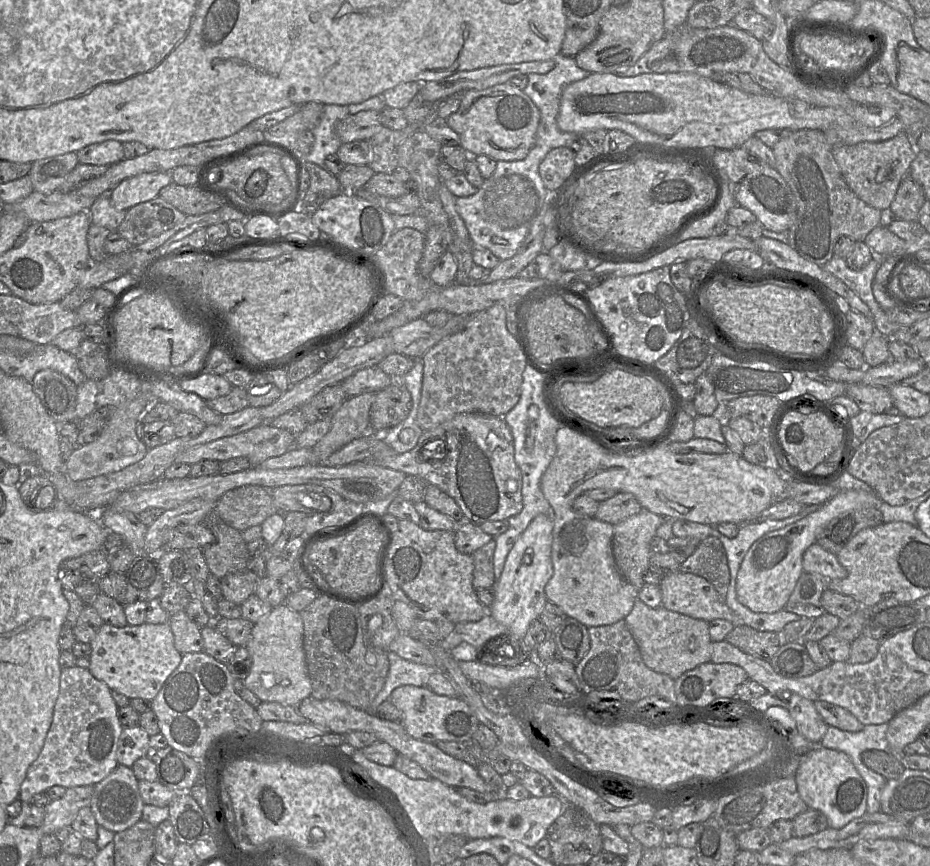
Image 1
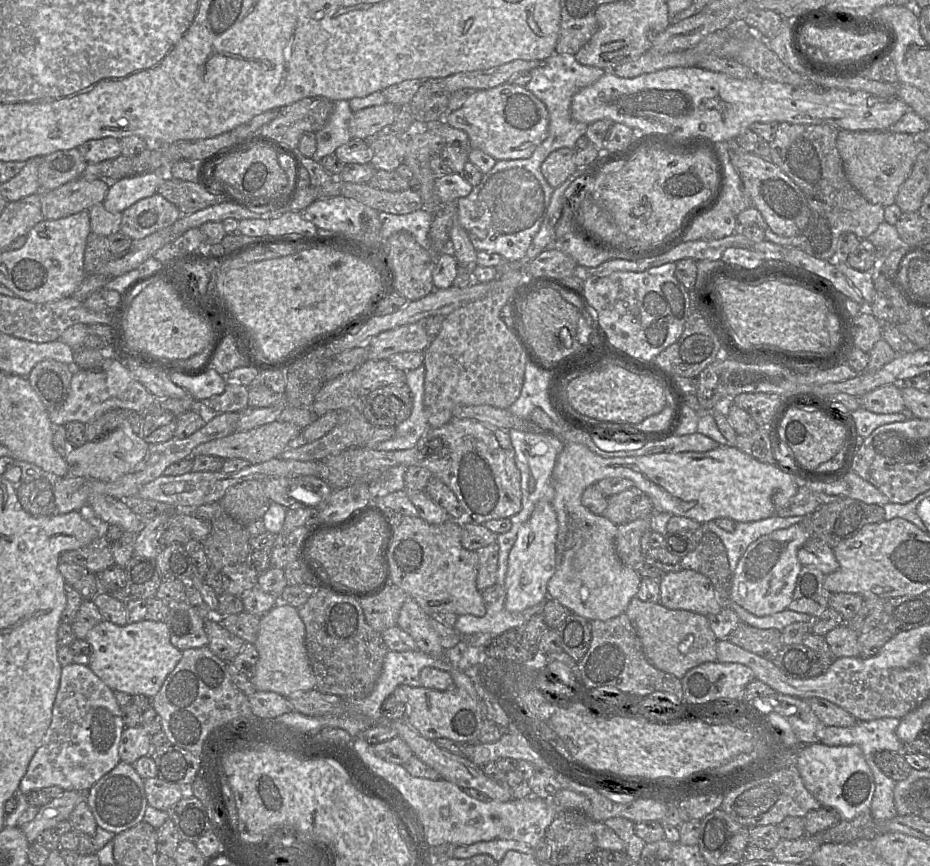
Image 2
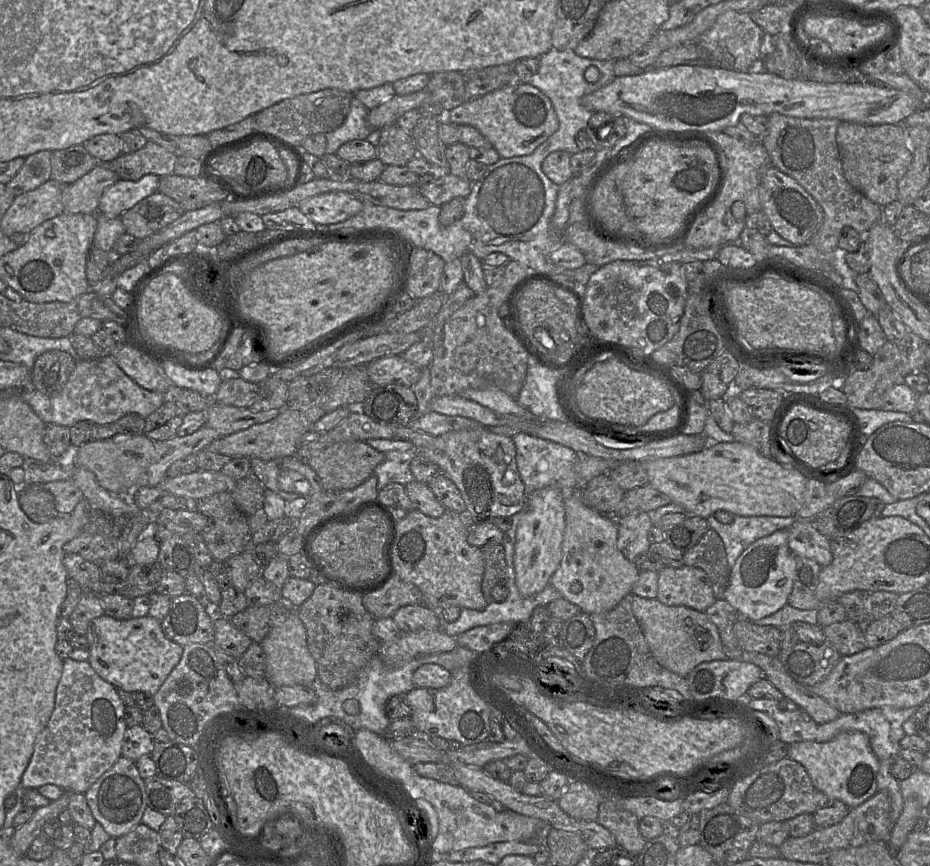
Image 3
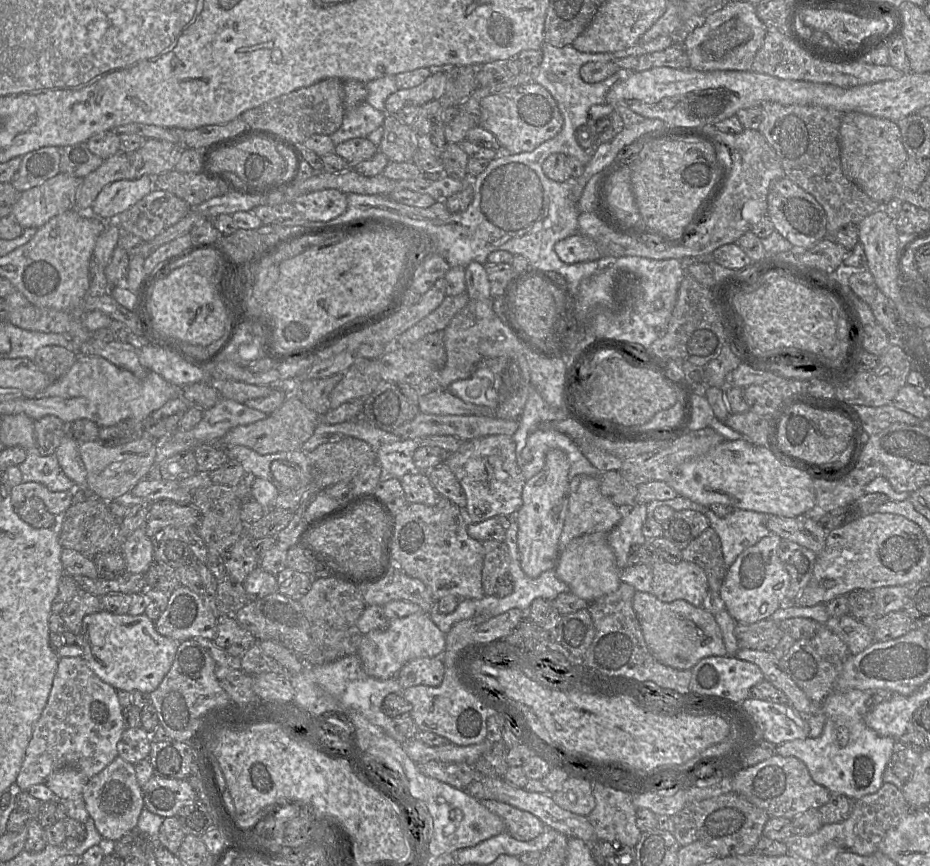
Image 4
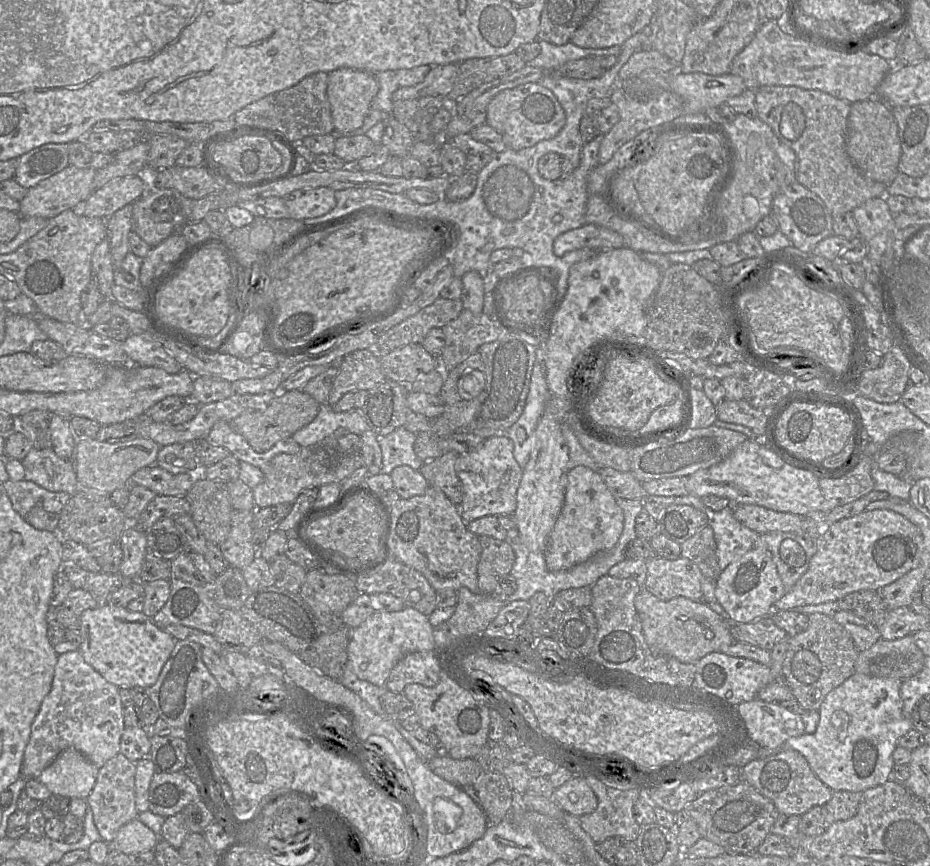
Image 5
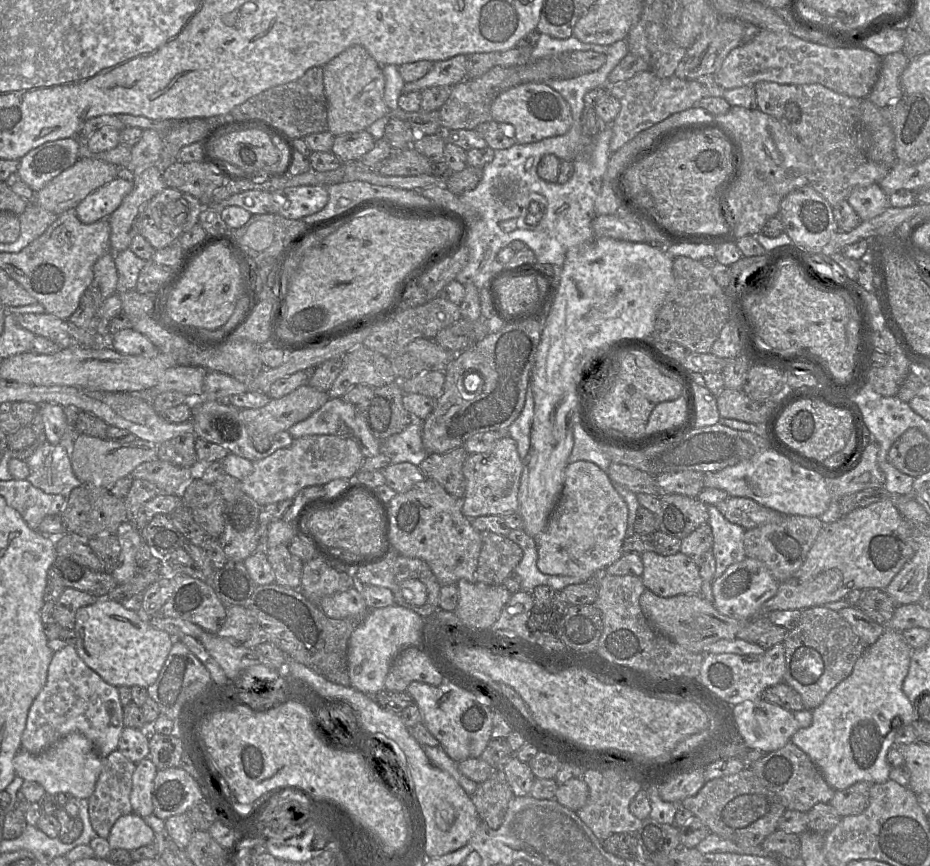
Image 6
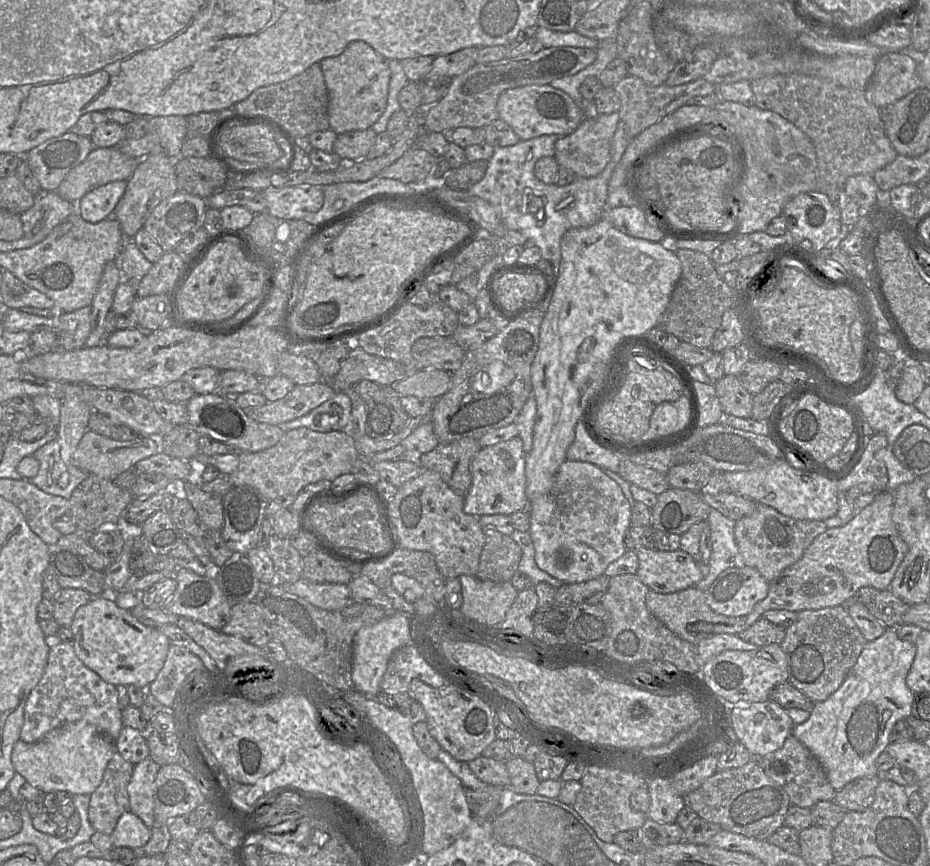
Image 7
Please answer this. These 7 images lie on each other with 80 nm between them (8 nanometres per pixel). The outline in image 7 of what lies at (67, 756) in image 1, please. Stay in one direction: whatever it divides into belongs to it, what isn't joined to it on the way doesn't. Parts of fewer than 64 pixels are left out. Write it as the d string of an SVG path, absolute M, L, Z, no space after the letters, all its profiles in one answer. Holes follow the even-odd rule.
M61 642L49 649L43 675L26 700L20 739L26 743L34 743L39 741L49 731L77 721L86 721L93 724L100 732L113 741L117 740L124 726L116 686L105 682L97 673L86 667L77 657L72 643Z

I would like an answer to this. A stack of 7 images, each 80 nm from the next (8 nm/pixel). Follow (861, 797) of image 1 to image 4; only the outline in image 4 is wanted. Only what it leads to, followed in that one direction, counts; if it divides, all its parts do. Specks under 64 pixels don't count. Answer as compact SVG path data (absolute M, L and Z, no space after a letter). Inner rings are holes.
M857 689L832 691L821 703L825 724L820 736L784 742L776 746L776 753L802 761L813 781L831 794L843 794L856 801L876 793L884 784L883 773L898 747L898 740L877 734L865 724L864 716L892 694L897 693Z

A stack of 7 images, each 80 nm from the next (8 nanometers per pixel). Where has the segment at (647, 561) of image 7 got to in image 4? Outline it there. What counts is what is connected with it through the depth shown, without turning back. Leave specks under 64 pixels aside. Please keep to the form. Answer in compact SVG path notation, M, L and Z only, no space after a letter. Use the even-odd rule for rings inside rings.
M681 560L677 564L658 561L652 566L651 593L660 601L685 600L702 607L709 590L705 572L698 565Z

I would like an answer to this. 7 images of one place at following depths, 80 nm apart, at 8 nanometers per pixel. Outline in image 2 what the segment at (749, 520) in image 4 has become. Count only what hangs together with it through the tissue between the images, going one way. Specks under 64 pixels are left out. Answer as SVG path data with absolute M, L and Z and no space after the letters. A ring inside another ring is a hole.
M774 515L753 522L738 522L733 532L723 530L714 520L703 523L701 526L704 532L715 533L723 542L728 556L732 586L732 578L738 562L751 543L773 531L804 522L805 519L809 519L809 516L779 517Z

